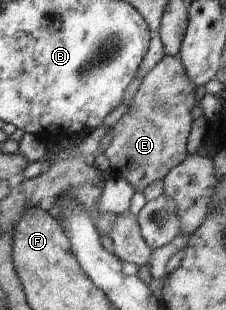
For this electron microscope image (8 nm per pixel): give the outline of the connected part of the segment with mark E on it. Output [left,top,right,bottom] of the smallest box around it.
[104,53,199,192]

